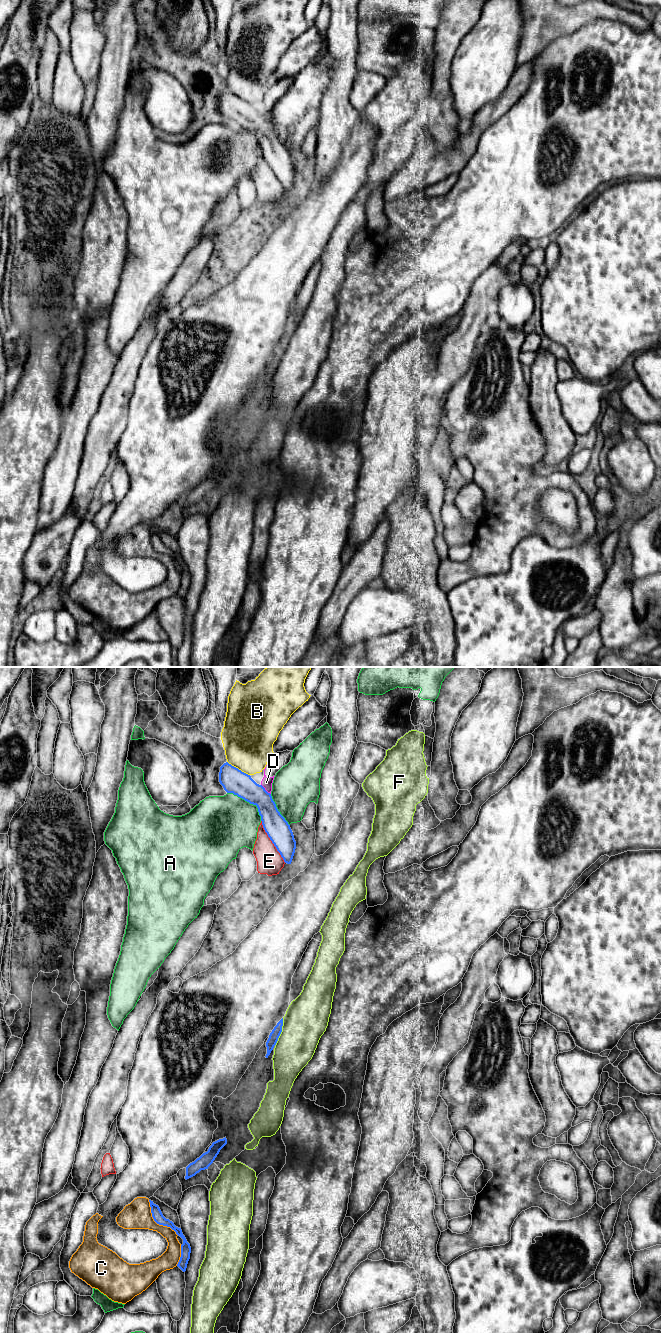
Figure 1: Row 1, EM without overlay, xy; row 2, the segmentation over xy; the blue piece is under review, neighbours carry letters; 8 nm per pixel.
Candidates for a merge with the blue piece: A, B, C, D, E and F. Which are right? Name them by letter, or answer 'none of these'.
none of these

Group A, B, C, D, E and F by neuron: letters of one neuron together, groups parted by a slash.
A / B / C / D E / F

